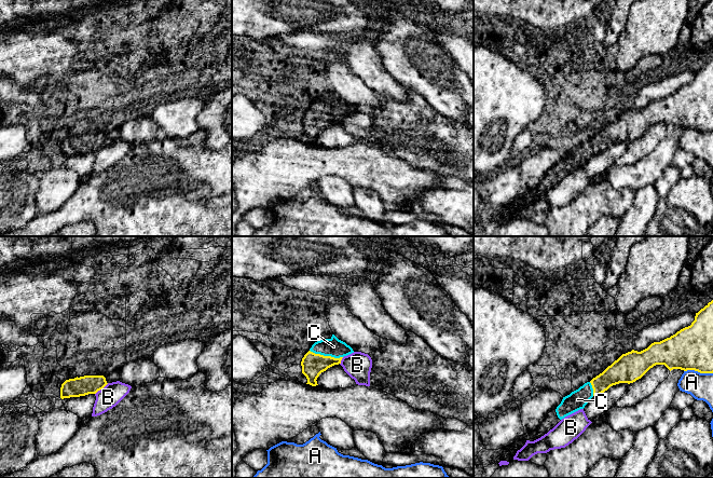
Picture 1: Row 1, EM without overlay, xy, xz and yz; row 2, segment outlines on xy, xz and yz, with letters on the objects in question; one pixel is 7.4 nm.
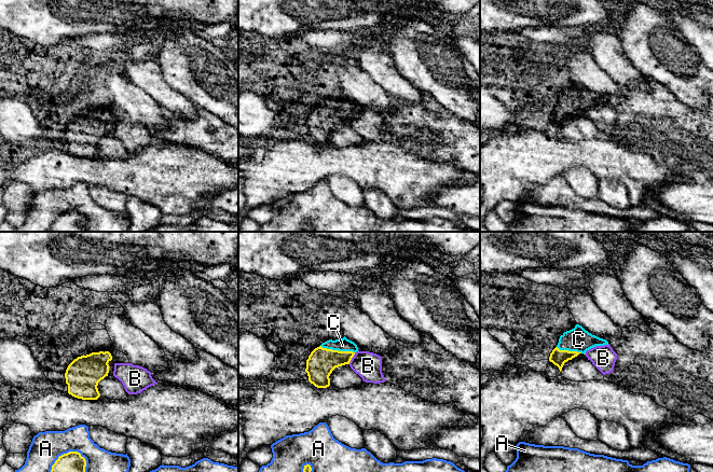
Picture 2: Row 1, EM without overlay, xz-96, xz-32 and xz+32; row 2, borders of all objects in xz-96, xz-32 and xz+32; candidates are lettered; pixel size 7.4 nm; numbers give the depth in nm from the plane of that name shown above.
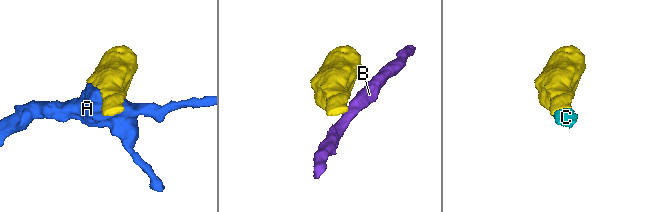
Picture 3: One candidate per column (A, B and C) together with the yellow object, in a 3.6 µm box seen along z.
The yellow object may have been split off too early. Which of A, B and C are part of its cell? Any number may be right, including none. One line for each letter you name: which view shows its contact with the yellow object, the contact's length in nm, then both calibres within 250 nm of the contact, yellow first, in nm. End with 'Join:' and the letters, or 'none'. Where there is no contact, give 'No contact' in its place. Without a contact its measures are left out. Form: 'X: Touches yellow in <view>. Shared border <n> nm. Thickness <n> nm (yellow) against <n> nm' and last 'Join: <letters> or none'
C: Touches yellow in xz. Shared border 260 nm. Thickness 170 nm (yellow) against 140 nm
Join: C

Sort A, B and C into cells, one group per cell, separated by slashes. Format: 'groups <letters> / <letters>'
groups A / B / C

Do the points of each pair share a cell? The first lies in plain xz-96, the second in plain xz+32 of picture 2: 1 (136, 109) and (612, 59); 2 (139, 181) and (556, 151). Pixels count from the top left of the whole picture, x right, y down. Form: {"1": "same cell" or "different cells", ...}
{"1": "different cells", "2": "same cell"}

